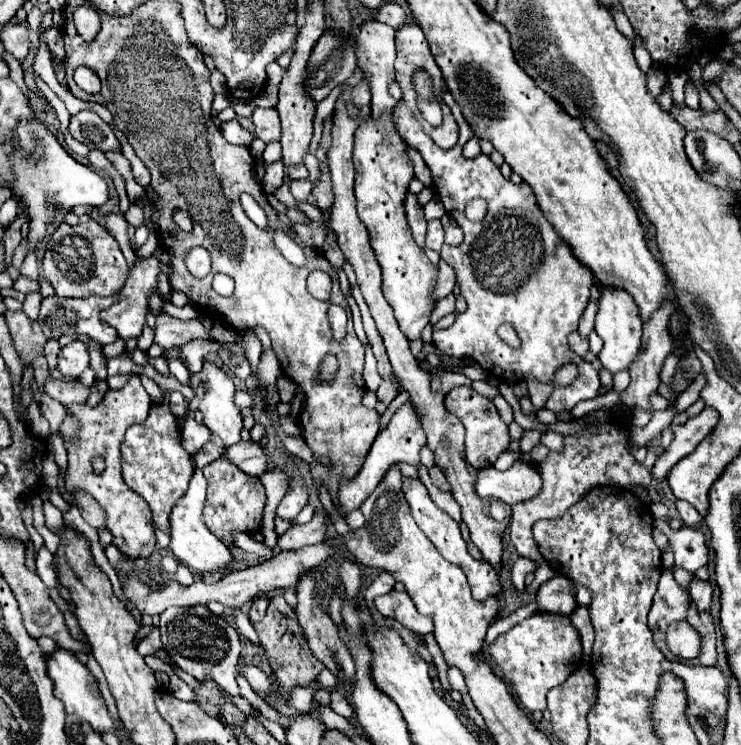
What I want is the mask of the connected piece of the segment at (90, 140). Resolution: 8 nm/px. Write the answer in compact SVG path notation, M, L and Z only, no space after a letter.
M80 111L70 117L68 133L84 143L88 149L114 151L118 147L118 139L108 123L104 123L94 111Z

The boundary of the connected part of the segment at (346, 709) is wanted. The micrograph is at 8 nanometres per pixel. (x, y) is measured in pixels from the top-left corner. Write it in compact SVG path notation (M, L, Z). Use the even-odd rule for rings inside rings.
M332 691L332 703L330 703L330 707L332 707L332 711L336 711L338 715L342 715L342 717L346 717L346 719L350 719L350 717L354 715L352 705L350 705L350 703L346 701L346 697L340 695L338 691Z

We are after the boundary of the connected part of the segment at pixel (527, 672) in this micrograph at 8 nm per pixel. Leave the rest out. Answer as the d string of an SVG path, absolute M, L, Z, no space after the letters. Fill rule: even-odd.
M538 613L524 619L520 625L512 627L508 633L500 635L494 645L490 645L490 655L502 671L504 679L512 685L520 703L526 711L544 711L546 693L564 683L564 679L580 667L582 645L578 629L568 617Z

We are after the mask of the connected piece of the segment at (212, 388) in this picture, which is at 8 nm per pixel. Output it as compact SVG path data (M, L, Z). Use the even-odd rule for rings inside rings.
M202 361L202 371L198 373L190 373L190 387L194 389L196 393L196 387L202 385L204 389L204 395L202 395L202 401L198 405L198 411L202 413L204 417L204 425L214 433L218 435L226 447L234 445L240 441L240 427L242 427L242 417L240 417L240 409L234 405L234 393L236 393L236 387L234 387L234 381L220 369L216 367L212 361Z

